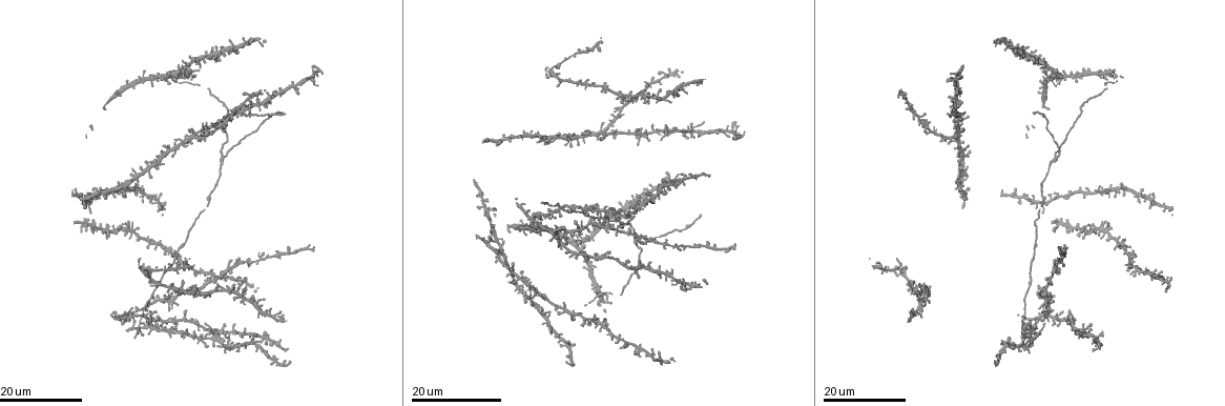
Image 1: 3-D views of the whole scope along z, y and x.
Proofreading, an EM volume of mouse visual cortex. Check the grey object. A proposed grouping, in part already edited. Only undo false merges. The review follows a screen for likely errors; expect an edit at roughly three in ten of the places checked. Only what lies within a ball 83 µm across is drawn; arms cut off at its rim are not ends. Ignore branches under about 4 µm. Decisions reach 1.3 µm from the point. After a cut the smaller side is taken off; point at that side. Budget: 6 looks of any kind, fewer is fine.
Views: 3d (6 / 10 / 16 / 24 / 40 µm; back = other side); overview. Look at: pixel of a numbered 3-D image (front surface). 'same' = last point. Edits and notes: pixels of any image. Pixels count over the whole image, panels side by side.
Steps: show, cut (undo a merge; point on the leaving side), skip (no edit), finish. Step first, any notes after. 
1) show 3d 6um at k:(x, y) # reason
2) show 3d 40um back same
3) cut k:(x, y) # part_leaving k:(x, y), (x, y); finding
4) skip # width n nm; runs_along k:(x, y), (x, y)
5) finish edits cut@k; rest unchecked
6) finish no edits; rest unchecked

show 3d 24um at 1:(637, 268) # four or more arms meet

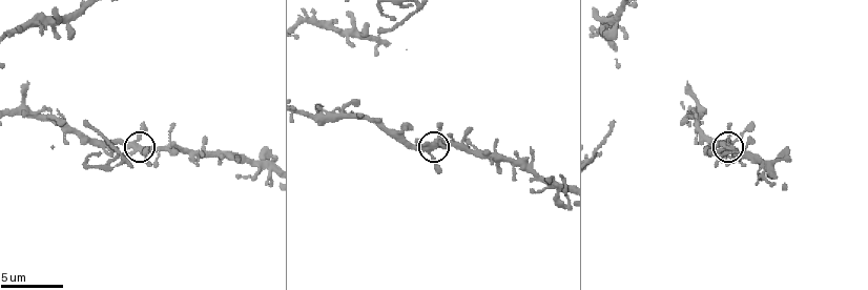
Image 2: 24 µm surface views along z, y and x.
show 3d 6um at 2:(430, 147)

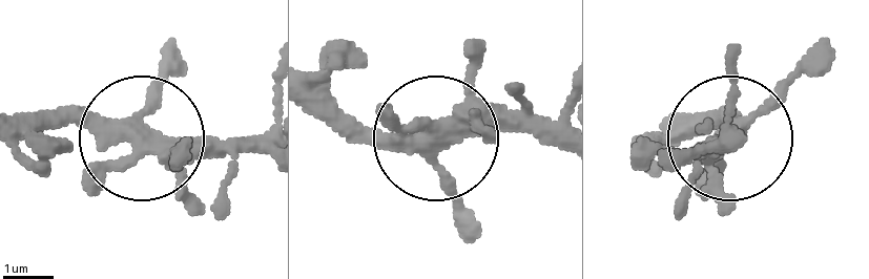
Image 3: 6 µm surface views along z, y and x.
skip # width 330 nm; runs_along 3:(307, 85), (407, 138), (557, 126); continuous, no second neuron

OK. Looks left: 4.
show 3d 16um at 1:(215, 339) # two arms at a narrow angle

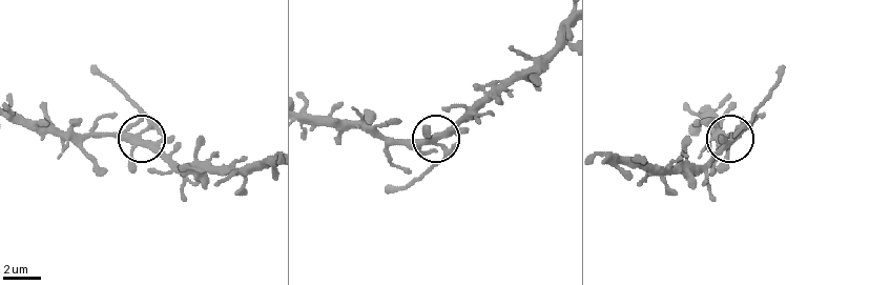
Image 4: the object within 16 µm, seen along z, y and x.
show 3d 6um at 4:(436, 143) # closer look

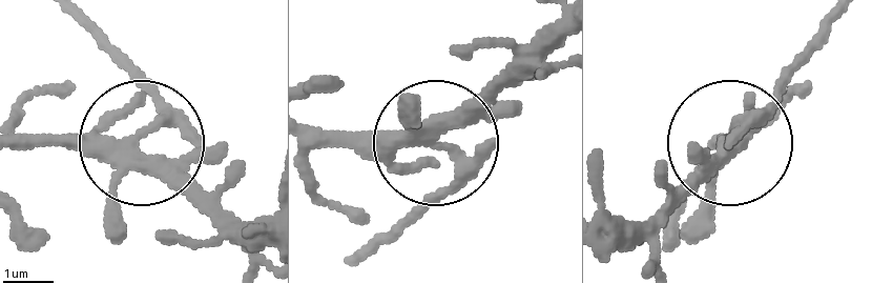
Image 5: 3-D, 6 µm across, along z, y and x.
cut 5:(138, 80) # width 310 nm; part_leaving 5:(445, 146), (450, 180), (366, 243); two neurons meet here

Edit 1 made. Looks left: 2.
finish edits cut@5; rest unchecked

